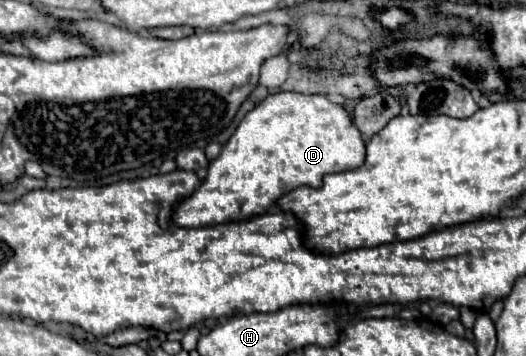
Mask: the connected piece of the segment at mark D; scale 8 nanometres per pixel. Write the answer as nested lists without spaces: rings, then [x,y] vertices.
[[[279,92],[267,96],[261,104],[257,104],[251,112],[245,114],[235,134],[221,148],[219,156],[211,160],[207,176],[201,180],[199,188],[191,196],[173,204],[171,222],[175,226],[199,228],[199,226],[215,226],[223,222],[247,220],[255,214],[267,212],[269,206],[273,206],[277,198],[283,196],[285,192],[291,192],[307,184],[317,184],[317,188],[321,188],[325,174],[359,168],[363,160],[365,160],[365,142],[341,104],[333,104],[321,94],[305,96],[297,92]]]

